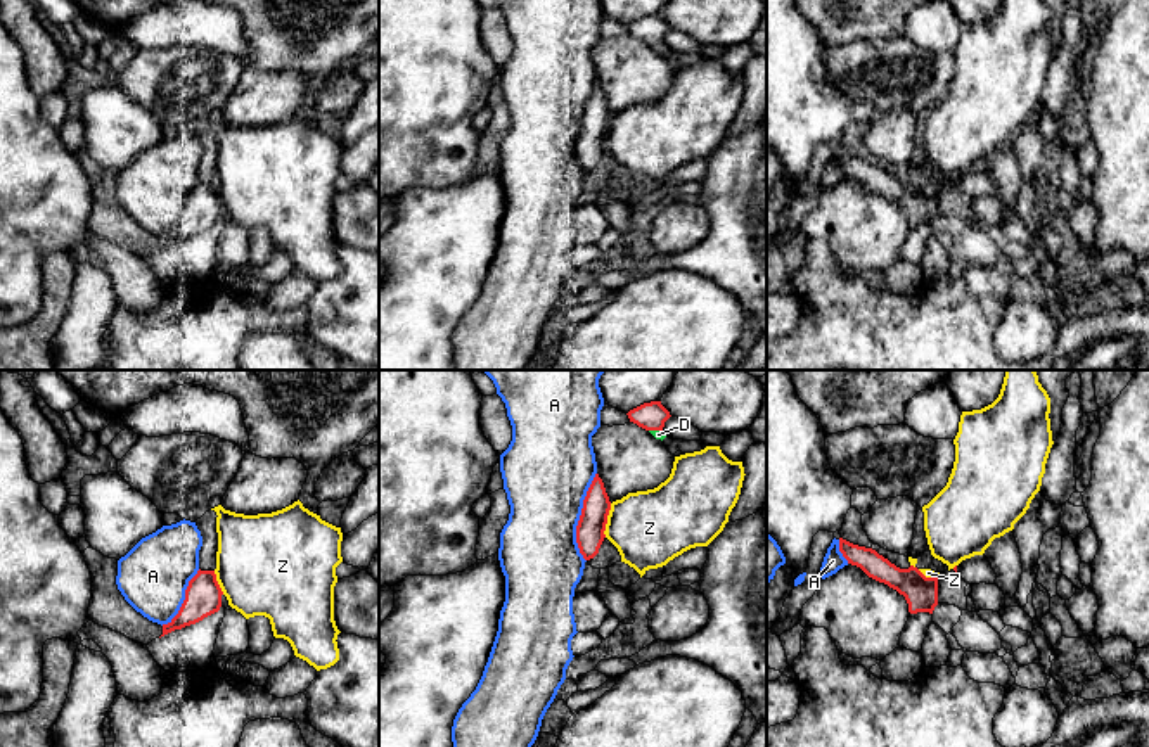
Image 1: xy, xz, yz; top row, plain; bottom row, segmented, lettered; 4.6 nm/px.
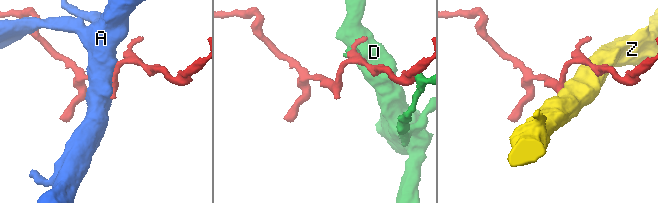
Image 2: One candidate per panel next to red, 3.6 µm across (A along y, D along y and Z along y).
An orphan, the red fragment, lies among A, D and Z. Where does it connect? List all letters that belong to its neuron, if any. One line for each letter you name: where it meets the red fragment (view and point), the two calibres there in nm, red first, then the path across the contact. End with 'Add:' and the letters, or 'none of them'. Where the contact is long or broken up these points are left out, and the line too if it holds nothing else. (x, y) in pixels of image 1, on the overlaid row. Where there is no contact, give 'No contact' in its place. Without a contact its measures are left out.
Add: none of them

